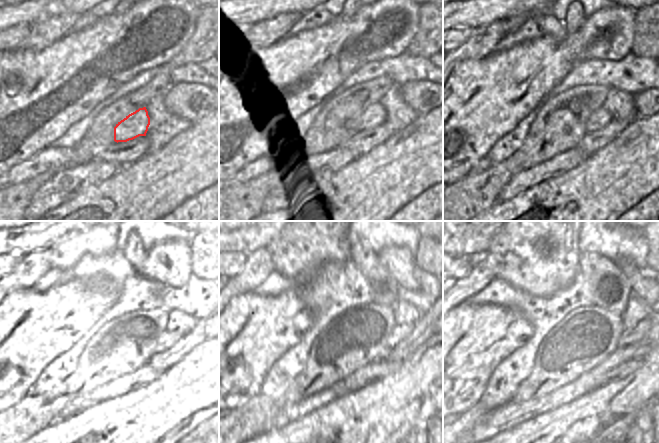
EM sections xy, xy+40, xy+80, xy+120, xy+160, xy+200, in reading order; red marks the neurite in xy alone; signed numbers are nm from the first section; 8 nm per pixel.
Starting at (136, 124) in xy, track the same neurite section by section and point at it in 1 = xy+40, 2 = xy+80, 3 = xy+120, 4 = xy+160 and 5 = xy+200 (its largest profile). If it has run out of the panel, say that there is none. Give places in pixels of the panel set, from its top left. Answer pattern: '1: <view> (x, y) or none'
1: xy+40 (374, 116)
2: xy+80 (600, 117)
3: xy+120 (165, 340)
4: xy+160 (398, 334)
5: xy+200 (639, 331)

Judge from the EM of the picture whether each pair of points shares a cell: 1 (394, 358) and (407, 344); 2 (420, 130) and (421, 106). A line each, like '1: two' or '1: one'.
1: one
2: two

